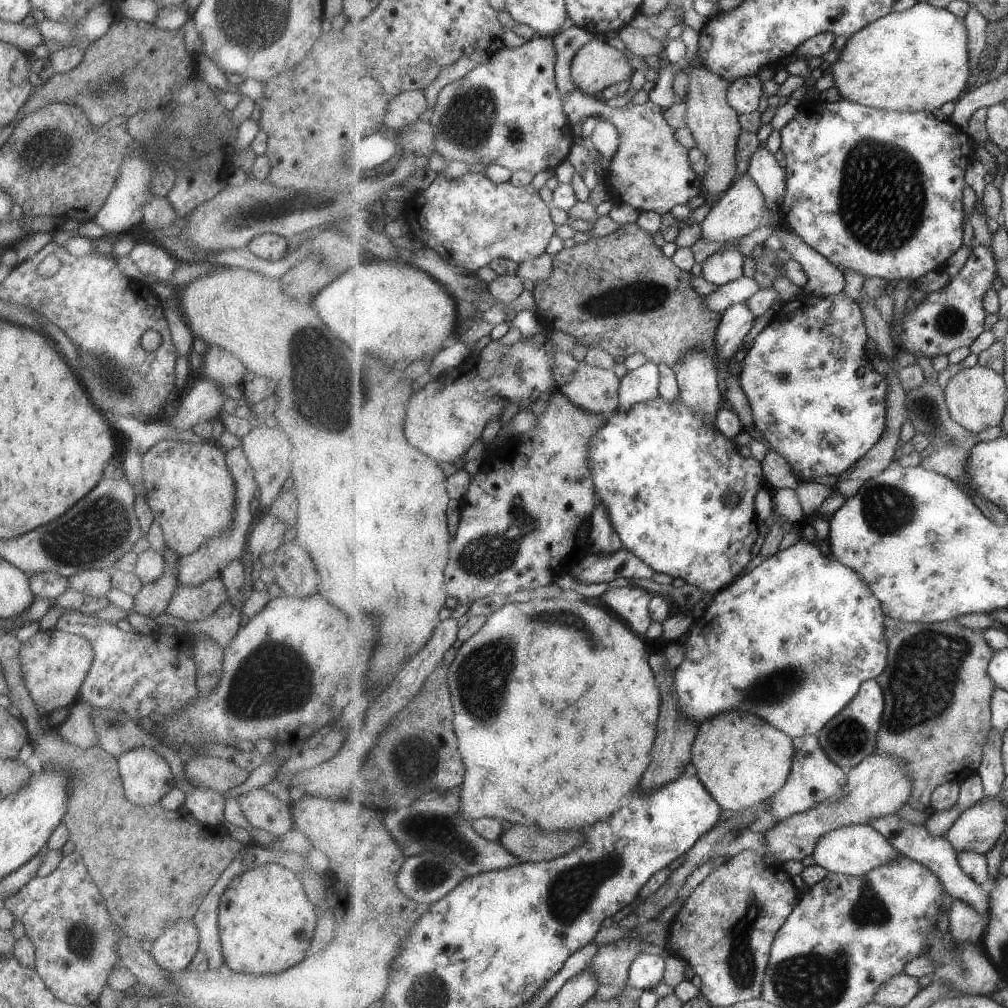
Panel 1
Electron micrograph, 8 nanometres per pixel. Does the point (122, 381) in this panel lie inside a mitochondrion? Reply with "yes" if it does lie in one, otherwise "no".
yes

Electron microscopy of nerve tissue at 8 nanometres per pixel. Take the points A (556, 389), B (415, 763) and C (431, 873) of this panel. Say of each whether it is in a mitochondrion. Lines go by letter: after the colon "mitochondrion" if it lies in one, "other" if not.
A: other
B: mitochondrion
C: mitochondrion

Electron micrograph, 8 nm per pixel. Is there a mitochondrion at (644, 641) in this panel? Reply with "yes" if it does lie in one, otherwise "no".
no

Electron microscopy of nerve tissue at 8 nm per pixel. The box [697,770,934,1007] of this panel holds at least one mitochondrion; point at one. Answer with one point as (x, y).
(742, 961)

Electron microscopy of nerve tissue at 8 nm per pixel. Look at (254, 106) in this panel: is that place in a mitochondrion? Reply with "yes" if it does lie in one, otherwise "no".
no

